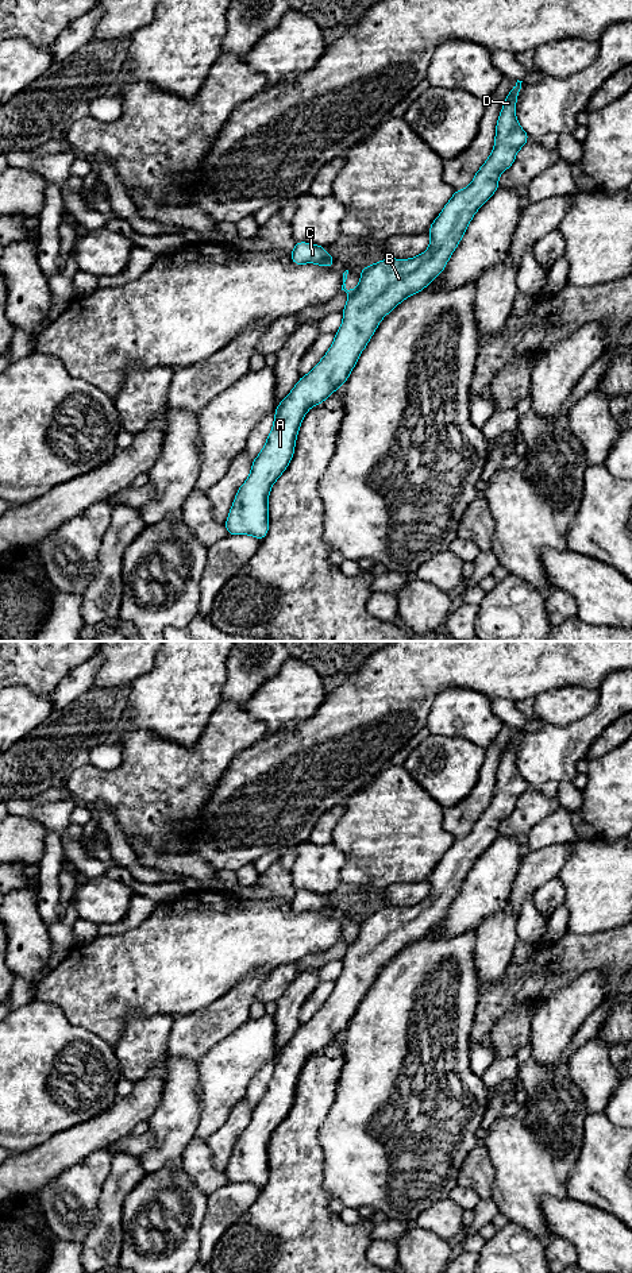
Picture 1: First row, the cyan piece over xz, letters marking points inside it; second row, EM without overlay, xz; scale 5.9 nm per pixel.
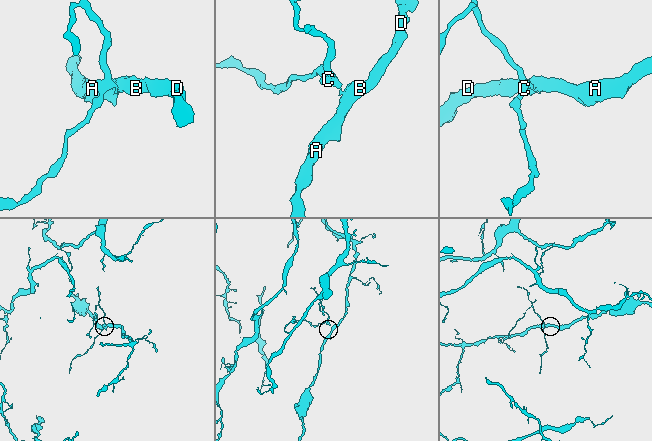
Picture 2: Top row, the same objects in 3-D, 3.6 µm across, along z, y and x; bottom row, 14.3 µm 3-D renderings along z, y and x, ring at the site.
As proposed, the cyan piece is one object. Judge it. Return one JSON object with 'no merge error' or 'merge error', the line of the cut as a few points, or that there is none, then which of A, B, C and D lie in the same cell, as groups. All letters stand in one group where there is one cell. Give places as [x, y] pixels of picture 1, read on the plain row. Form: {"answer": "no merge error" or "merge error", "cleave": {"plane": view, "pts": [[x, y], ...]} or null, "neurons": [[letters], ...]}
{"answer": "merge error", "cleave": {"plane": "xz", "pts": [[355, 938], [349, 945]]}, "neurons": [["A", "B", "D"], ["C"]]}

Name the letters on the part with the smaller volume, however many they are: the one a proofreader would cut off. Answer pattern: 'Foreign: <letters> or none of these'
Foreign: C

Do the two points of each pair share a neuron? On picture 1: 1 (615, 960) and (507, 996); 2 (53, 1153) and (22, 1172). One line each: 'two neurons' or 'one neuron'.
1: one neuron
2: one neuron

